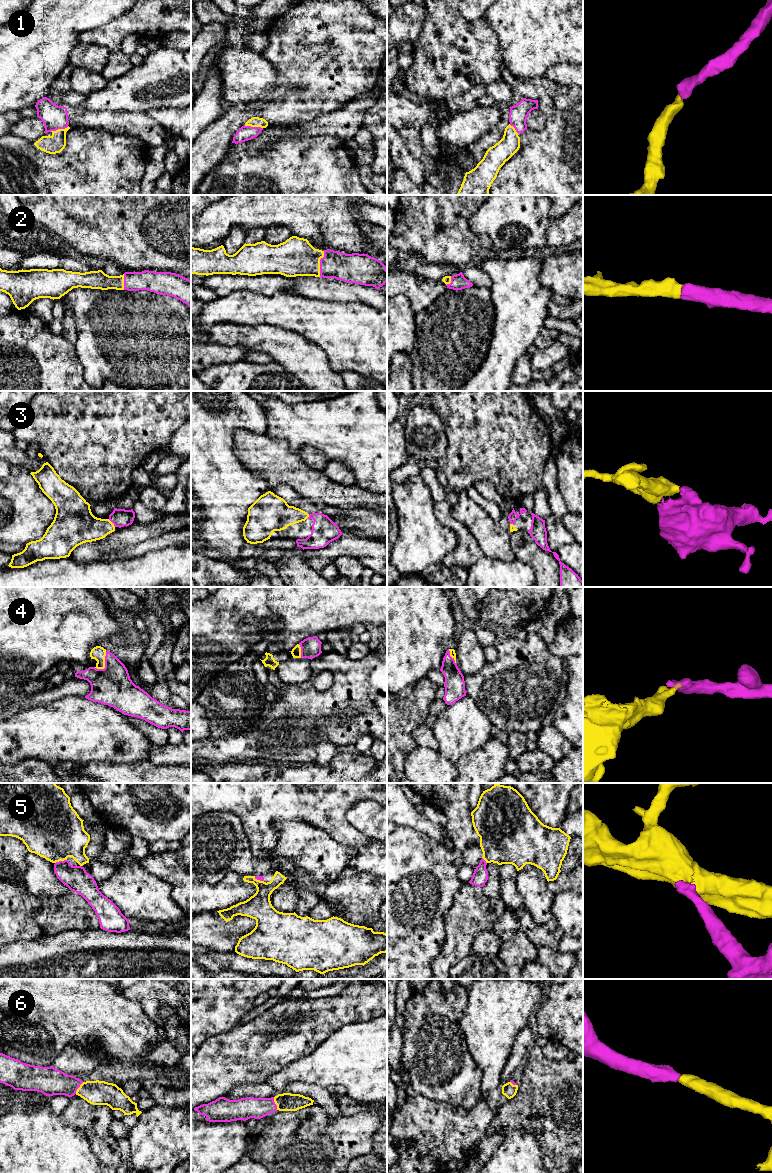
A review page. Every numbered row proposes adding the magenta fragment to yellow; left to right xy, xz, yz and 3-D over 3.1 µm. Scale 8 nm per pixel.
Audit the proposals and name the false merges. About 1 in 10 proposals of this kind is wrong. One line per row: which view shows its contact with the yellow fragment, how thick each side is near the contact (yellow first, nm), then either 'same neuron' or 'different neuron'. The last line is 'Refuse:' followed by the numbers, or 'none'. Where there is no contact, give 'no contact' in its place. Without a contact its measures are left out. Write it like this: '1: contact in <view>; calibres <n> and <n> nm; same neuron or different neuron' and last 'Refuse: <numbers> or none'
1: contact in xz; calibres 80 and 120 nm; same neuron
2: contact in xz; calibres 300 and 220 nm; same neuron
3: contact in xy; calibres 260 and 140 nm; same neuron
4: contact in xy; calibres 120 and 320 nm; same neuron
5: contact in xy; calibres 460 and 200 nm; same neuron
6: contact in xz; calibres 140 and 180 nm; same neuron
Refuse: none

